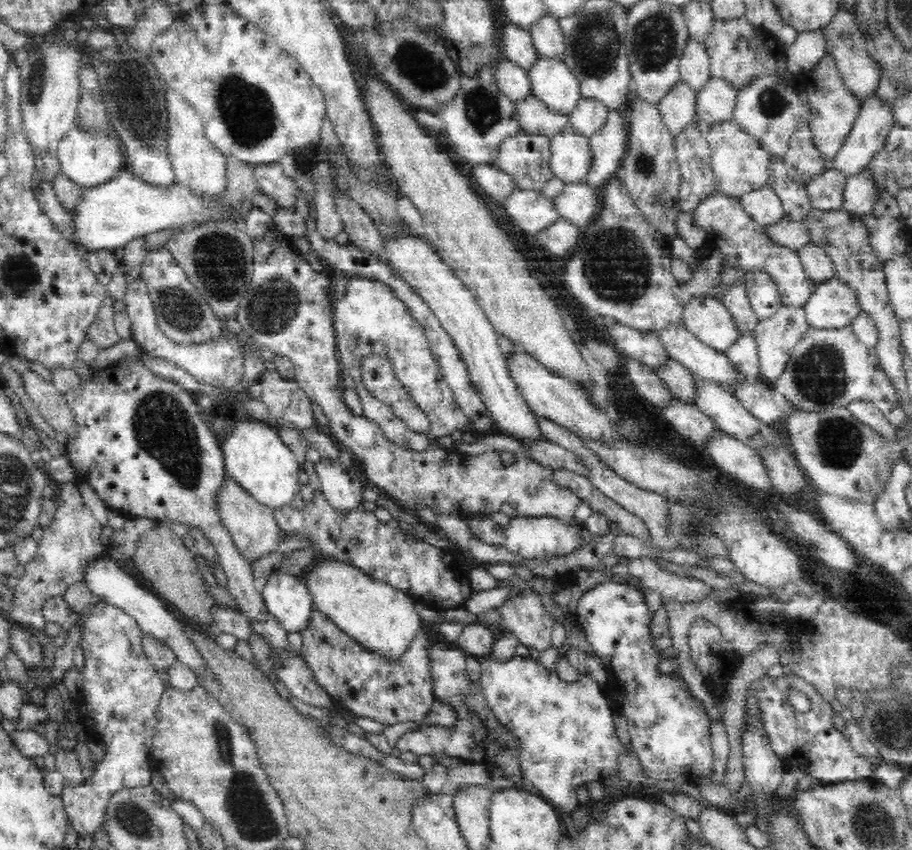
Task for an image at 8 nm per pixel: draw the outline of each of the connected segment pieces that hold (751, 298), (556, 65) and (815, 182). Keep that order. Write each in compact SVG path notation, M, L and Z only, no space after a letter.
M764 267L746 271L743 289L754 317L759 320L769 318L782 306L778 281Z
M537 55L524 68L527 90L552 114L568 116L581 97L578 81L558 57Z
M823 171L810 178L801 188L811 208L835 210L840 208L842 202L844 182L845 178L836 171Z

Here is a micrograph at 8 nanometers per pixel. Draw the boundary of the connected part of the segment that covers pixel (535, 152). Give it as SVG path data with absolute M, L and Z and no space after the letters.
M516 129L508 134L502 135L497 140L493 155L482 164L495 167L504 173L512 185L519 190L538 191L546 181L551 179L550 173L546 171L549 149L547 148L547 136L525 132L523 129Z

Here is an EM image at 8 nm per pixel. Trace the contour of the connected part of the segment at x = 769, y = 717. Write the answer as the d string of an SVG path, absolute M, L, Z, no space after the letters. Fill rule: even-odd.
M792 675L777 680L765 677L752 678L746 684L744 716L739 724L742 745L745 744L746 734L754 731L766 741L766 747L781 762L784 771L800 770L804 775L814 776L824 784L840 784L872 778L873 760L858 754L845 734L836 728L832 716L831 706L820 703L814 690L798 677ZM792 694L807 696L812 701L812 710L798 712L790 700Z

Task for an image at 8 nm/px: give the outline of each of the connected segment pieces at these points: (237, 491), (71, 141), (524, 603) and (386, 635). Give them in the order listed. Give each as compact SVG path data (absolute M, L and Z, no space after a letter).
M227 478L220 494L220 511L224 517L224 523L230 527L234 541L246 558L255 561L262 556L274 554L285 540L285 530L278 523L278 517L274 509L259 504L252 497L247 496L232 479Z
M77 128L70 129L58 144L57 158L64 175L86 188L109 182L116 176L116 172L126 168L124 157L118 152L117 141L111 135L95 138L82 134Z
M535 593L519 596L509 594L500 608L504 610L502 631L514 631L519 641L529 650L546 652L552 646L552 625L555 619L550 616Z
M324 561L313 568L305 583L311 602L324 611L366 653L376 655L384 665L400 665L413 648L424 616L402 589L378 582L349 563Z

